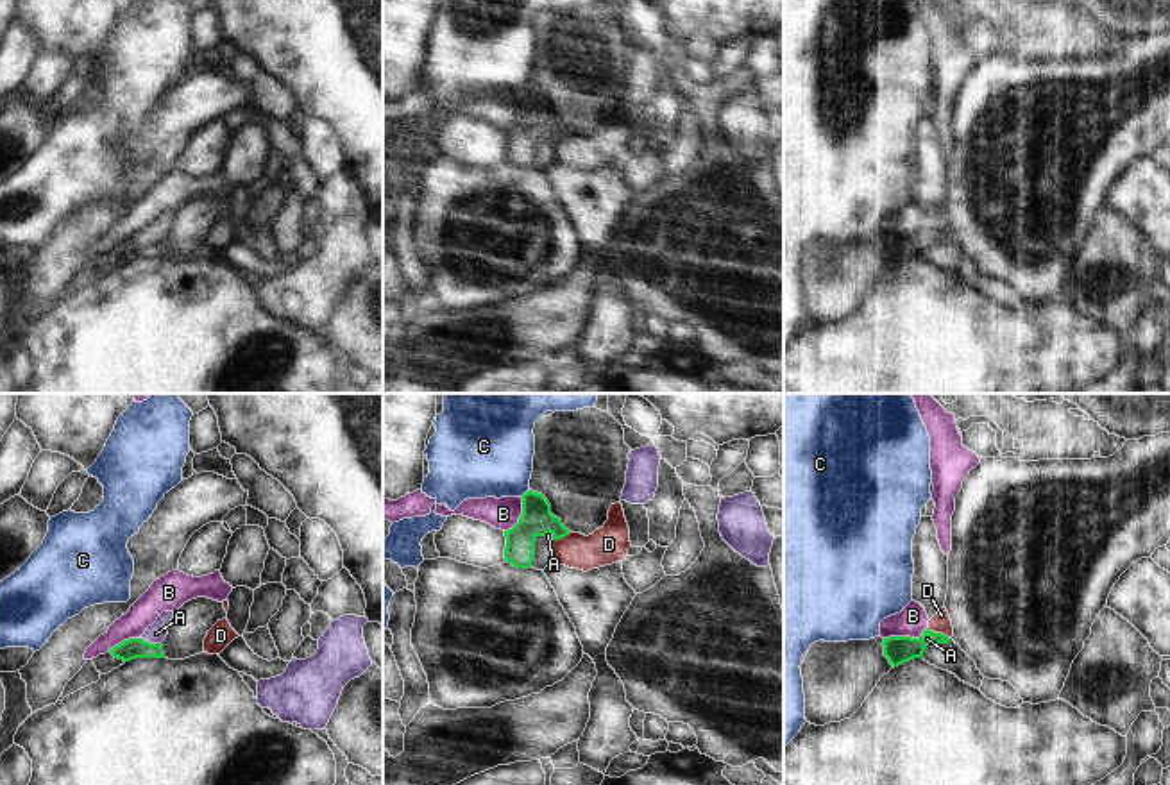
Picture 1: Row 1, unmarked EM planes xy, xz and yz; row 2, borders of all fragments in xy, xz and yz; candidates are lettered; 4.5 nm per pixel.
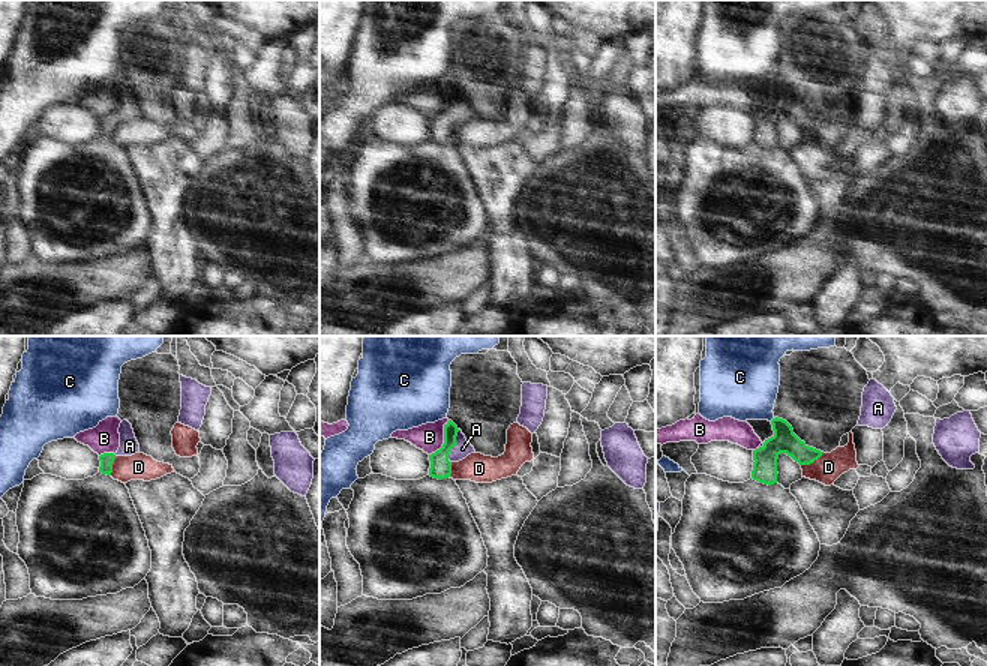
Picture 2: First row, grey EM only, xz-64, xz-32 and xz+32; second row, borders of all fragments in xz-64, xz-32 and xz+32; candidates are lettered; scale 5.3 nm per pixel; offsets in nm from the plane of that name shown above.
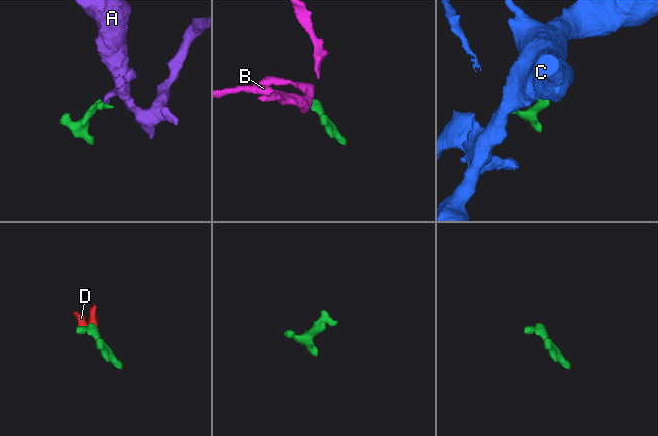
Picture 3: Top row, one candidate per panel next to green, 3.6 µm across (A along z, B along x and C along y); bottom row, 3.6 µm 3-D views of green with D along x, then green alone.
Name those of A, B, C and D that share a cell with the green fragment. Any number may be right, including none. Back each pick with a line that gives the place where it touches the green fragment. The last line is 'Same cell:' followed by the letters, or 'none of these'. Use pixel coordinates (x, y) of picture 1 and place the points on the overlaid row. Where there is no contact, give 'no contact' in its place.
A: xy (149, 642)
Same cell: A

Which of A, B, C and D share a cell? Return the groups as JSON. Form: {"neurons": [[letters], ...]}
{"neurons": [["A"], ["B", "D"], ["C"]]}

